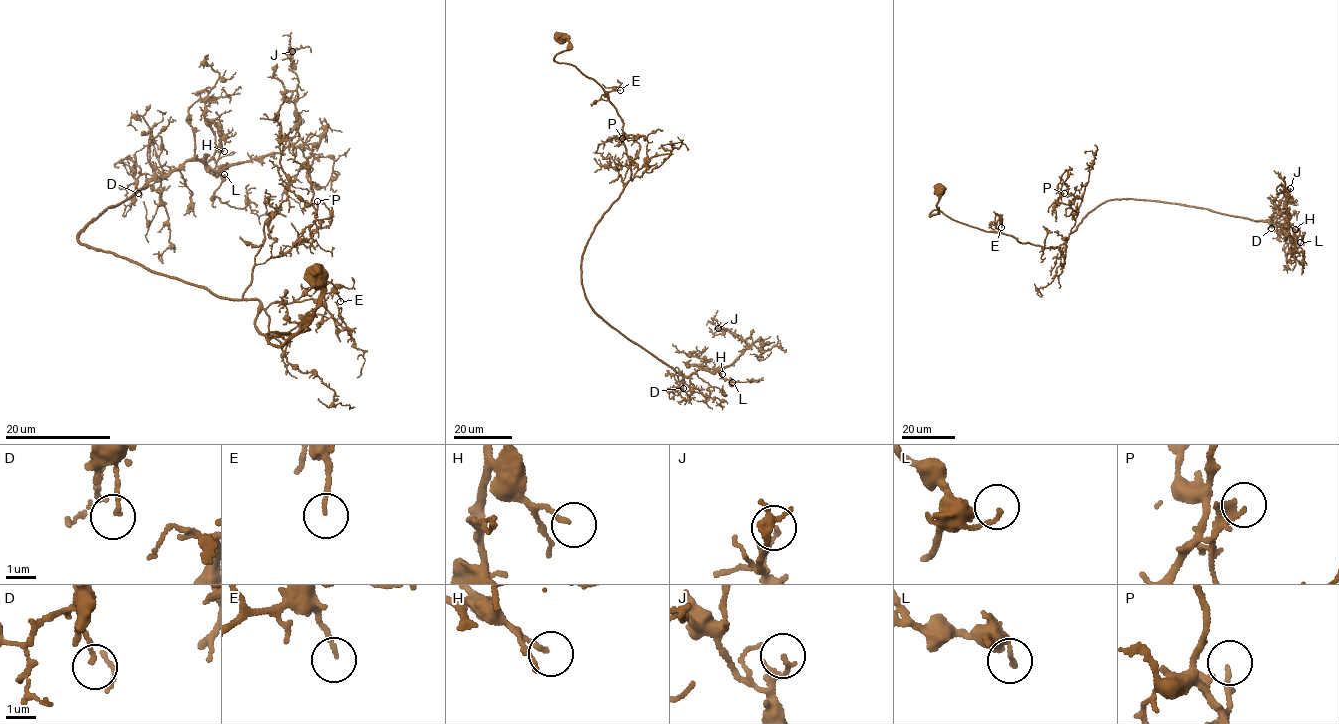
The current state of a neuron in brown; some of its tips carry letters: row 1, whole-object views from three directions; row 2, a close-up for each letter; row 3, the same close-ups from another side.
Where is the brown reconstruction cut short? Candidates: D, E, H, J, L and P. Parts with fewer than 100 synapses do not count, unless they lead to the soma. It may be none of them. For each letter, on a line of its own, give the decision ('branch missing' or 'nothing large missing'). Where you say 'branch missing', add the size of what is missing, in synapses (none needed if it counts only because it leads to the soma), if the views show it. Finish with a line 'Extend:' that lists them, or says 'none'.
D: nothing large missing
E: nothing large missing
H: branch missing | 120 syn
J: nothing large missing
L: nothing large missing
P: nothing large missing
Extend: H

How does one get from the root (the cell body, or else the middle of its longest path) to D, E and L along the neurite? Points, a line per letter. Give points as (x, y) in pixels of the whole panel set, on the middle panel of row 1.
D: (562, 37), (568, 49), (554, 59), (601, 86), (623, 123), (631, 169), (583, 253), (585, 298), (683, 388)
E: (562, 37), (569, 38), (568, 49), (554, 59), (572, 64), (591, 77), (610, 102), (607, 92), (620, 90)
L: (562, 37), (568, 49), (554, 59), (601, 86), (631, 169), (583, 253), (586, 300), (675, 371), (732, 382)

